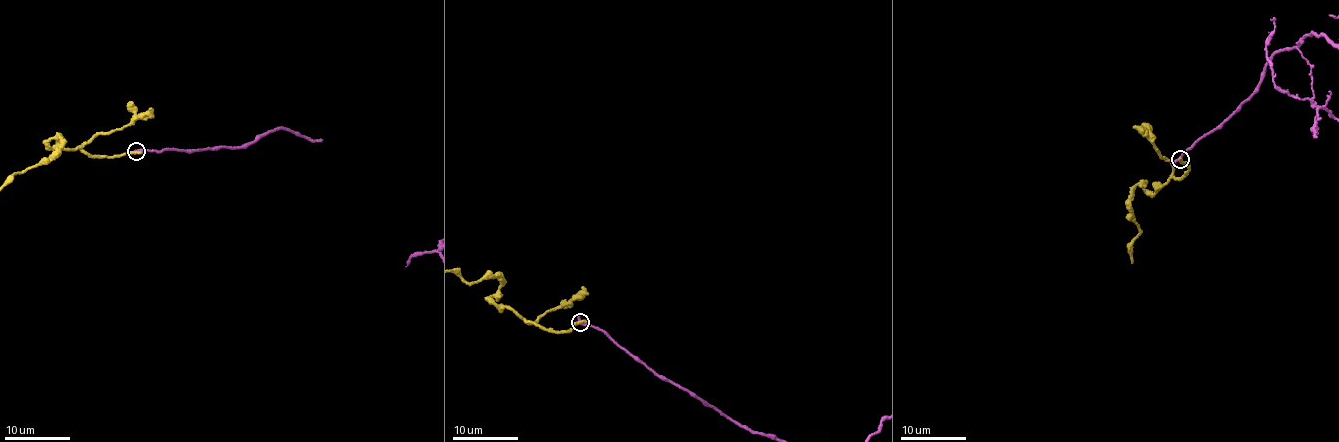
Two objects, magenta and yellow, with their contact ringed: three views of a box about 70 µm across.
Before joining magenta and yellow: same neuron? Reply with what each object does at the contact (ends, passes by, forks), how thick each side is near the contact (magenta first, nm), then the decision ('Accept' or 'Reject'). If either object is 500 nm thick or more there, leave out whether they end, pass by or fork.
At the ring magenta passes by. At the ring yellow ends. Thickness 200 nm (magenta) against 360 nm. Reject

